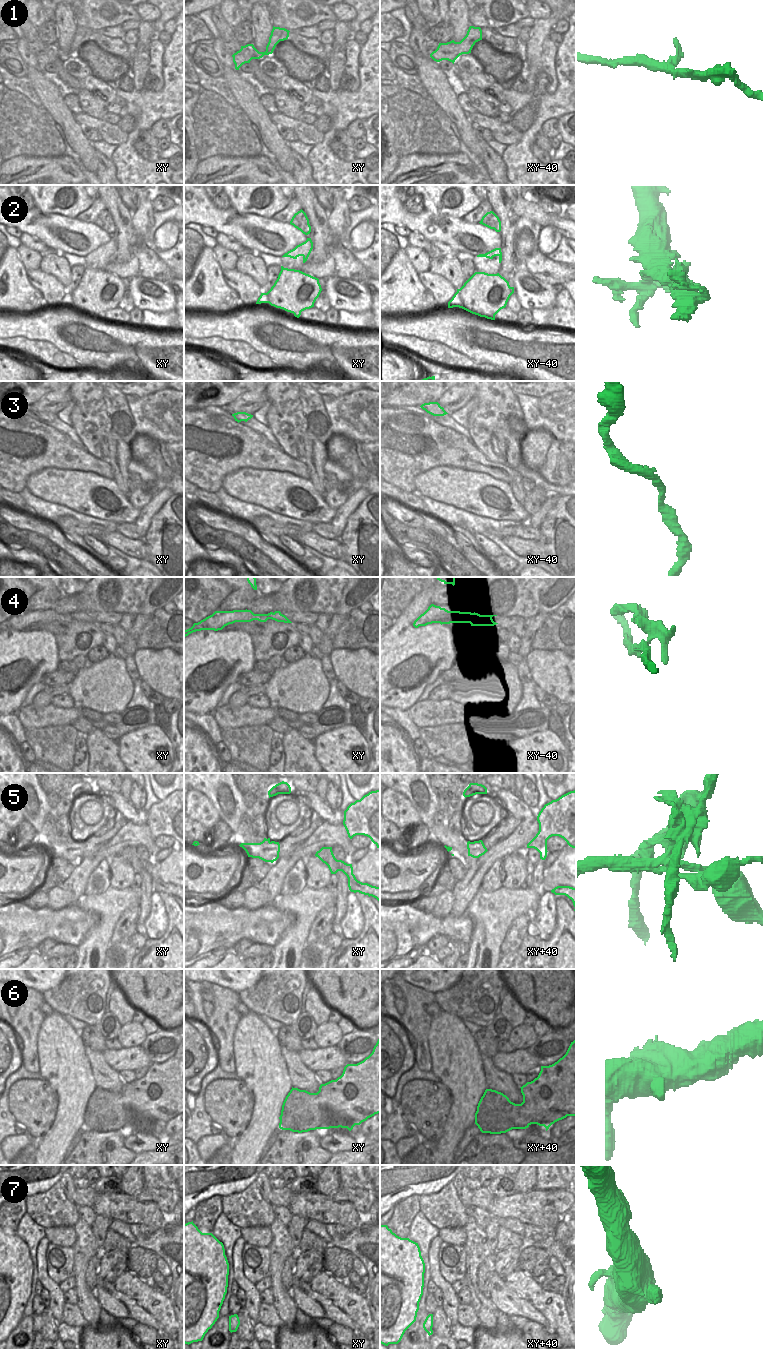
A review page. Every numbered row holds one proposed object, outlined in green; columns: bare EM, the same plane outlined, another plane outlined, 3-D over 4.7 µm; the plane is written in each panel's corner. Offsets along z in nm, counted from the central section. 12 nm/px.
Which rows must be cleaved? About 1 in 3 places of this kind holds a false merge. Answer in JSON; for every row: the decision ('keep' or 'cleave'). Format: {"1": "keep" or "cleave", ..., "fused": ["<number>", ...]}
{"1": "keep", "2": "keep", "3": "keep", "4": "cleave", "5": "keep", "6": "keep", "7": "keep", "fused": ["4"]}

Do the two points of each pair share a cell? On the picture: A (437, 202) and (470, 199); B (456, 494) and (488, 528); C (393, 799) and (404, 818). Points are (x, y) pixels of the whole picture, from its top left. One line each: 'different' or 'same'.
A: same
B: different
C: same

